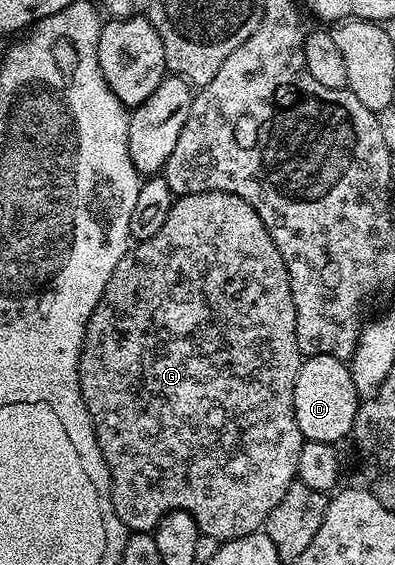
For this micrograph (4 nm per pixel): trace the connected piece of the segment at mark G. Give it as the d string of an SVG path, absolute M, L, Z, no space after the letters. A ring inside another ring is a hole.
M196 192L195 194L184 194L175 197L172 204L172 212L168 212L168 220L164 220L164 225L160 228L160 232L156 232L156 236L152 236L148 240L131 245L130 249L126 251L126 254L120 260L120 264L116 264L116 268L112 272L112 276L108 280L108 284L104 288L104 292L100 296L100 300L96 304L96 308L86 325L86 335L82 341L82 355L78 365L78 375L80 376L80 388L84 396L84 404L88 408L90 419L94 425L94 435L98 441L98 447L104 456L106 467L110 469L110 499L114 505L116 516L125 524L127 531L153 531L154 525L168 512L183 510L192 515L196 520L199 534L216 536L219 544L230 542L240 536L259 533L265 527L272 508L276 508L276 504L280 504L280 500L284 500L284 492L288 492L288 488L296 481L298 476L300 448L304 439L300 428L296 424L292 392L296 388L296 372L300 372L303 357L304 355L302 355L300 348L296 344L296 304L292 300L292 288L290 287L288 268L284 264L284 256L280 252L280 248L276 248L268 228L264 228L264 220L260 220L260 216L256 216L252 204L240 200L240 196L232 196L228 192Z

